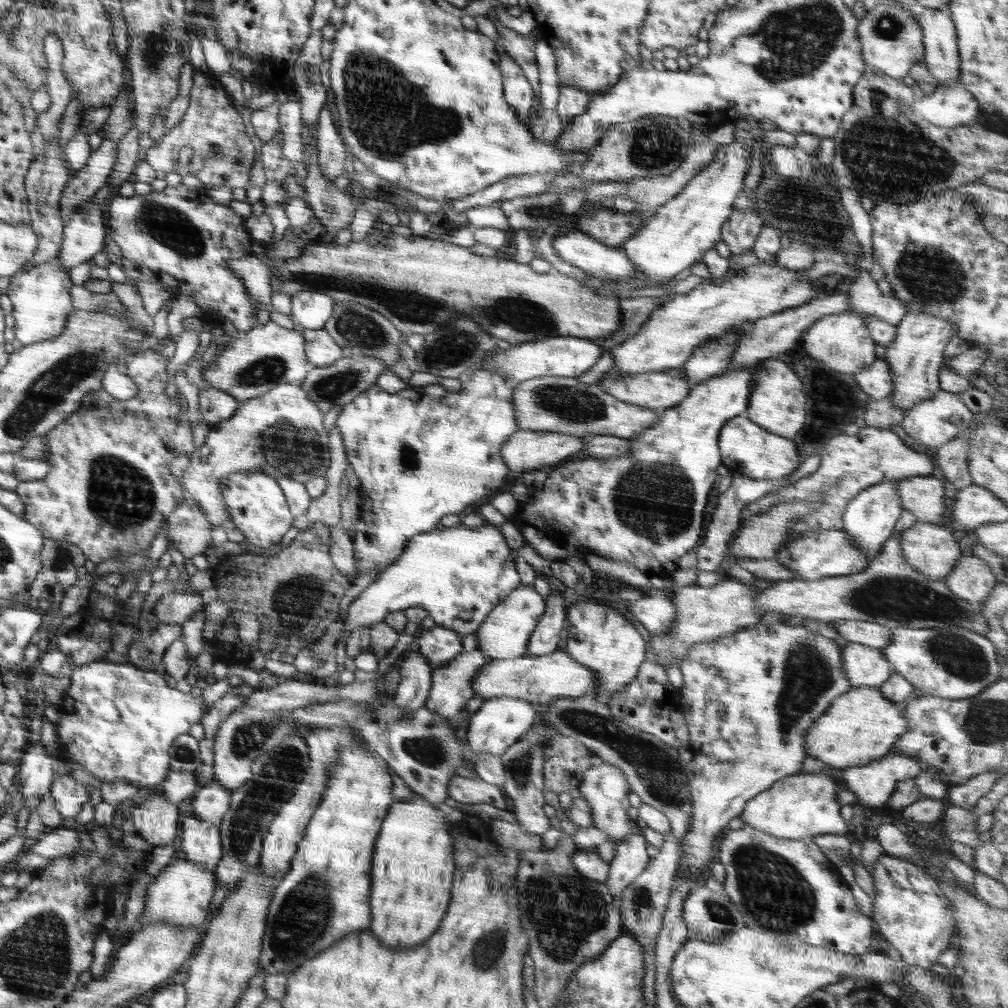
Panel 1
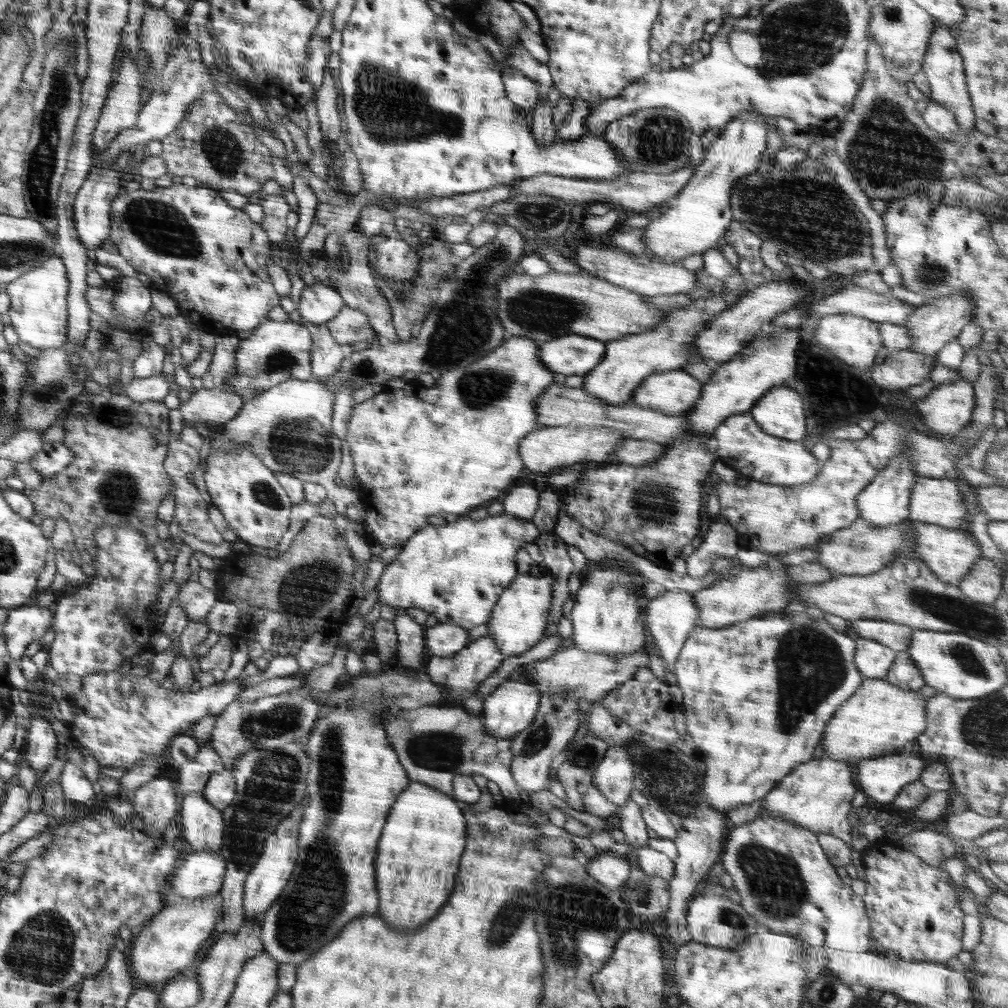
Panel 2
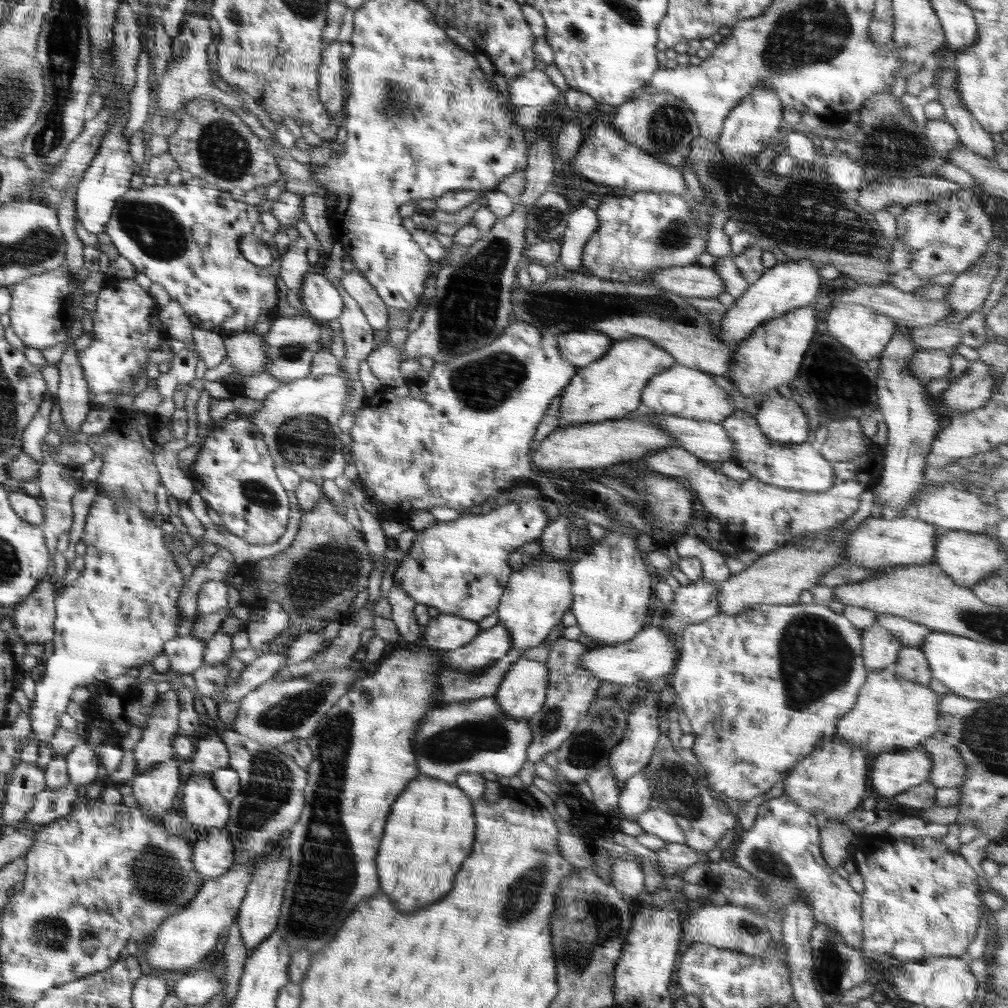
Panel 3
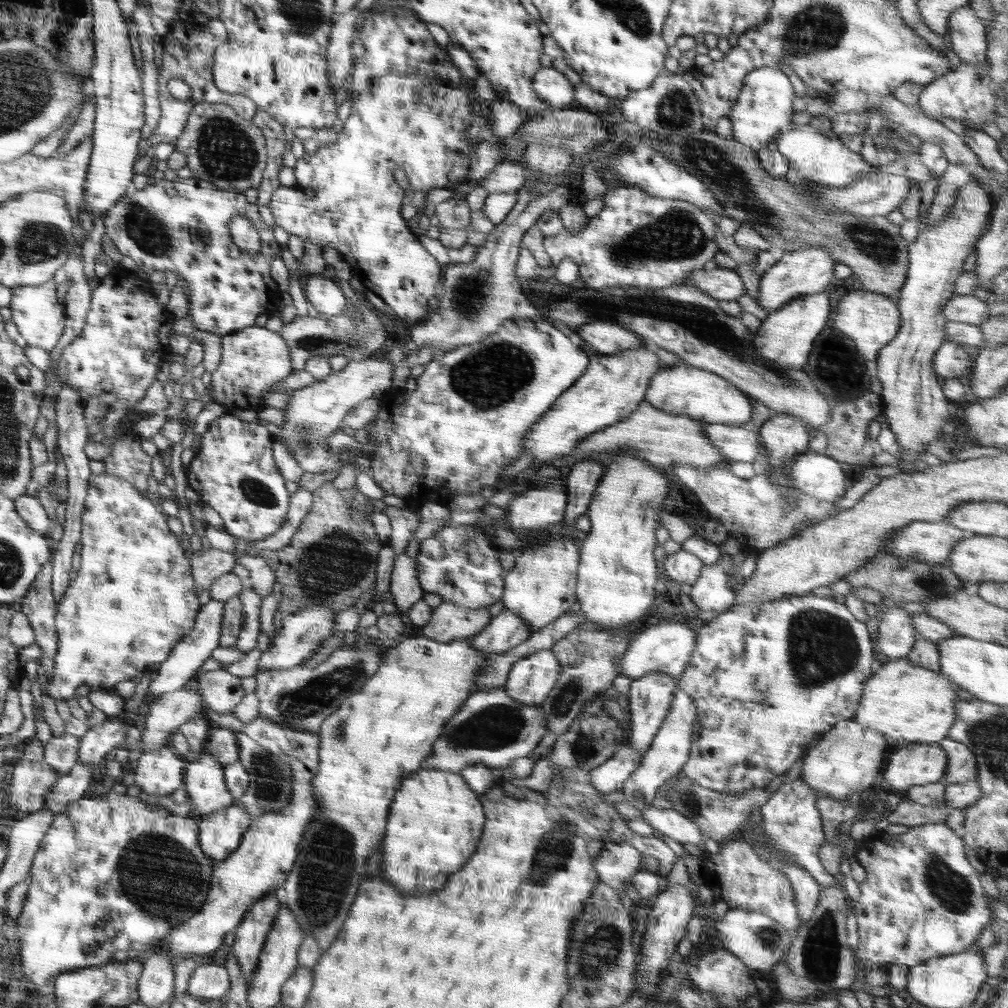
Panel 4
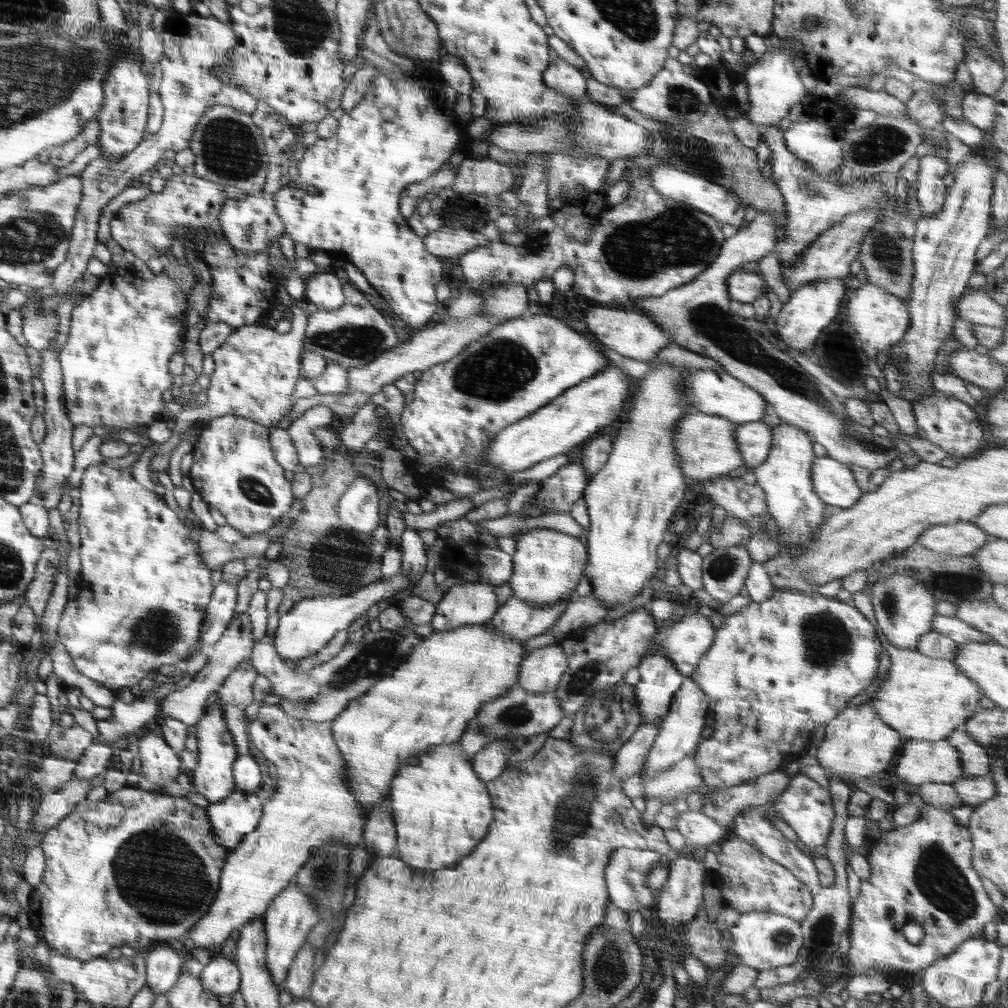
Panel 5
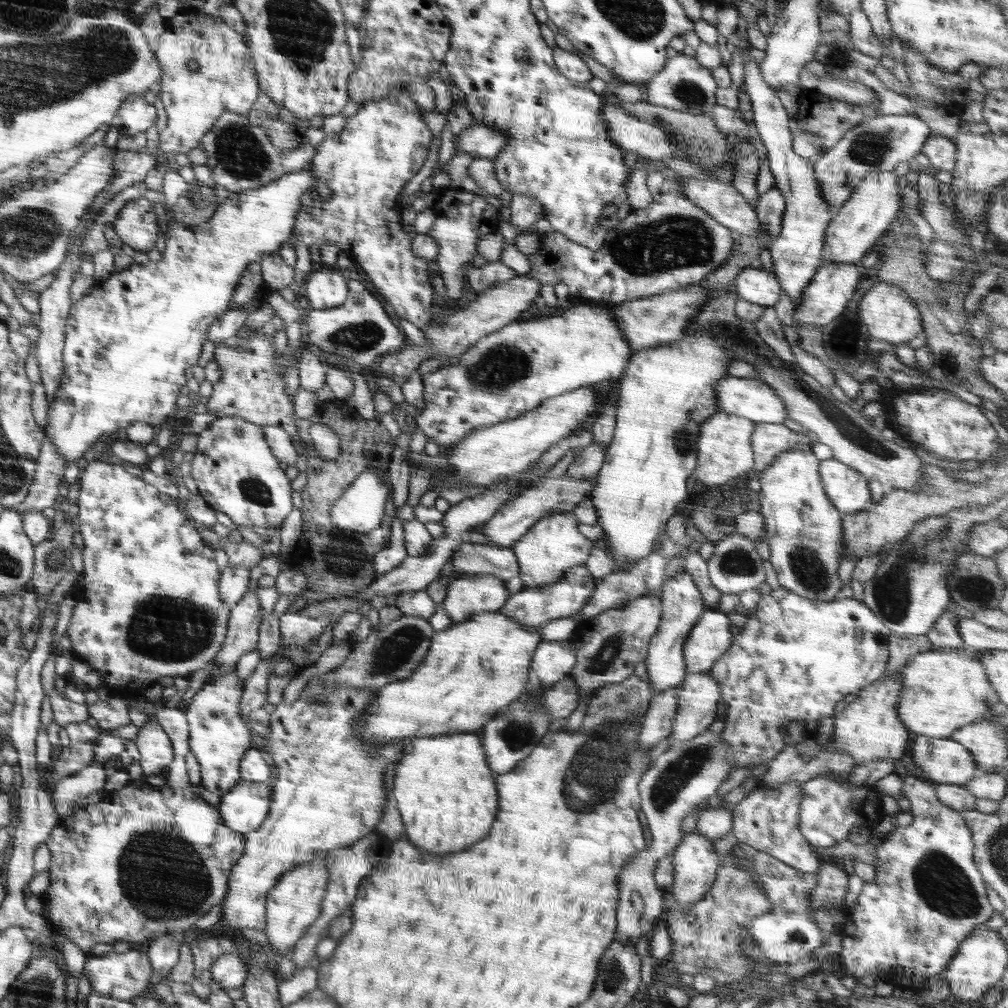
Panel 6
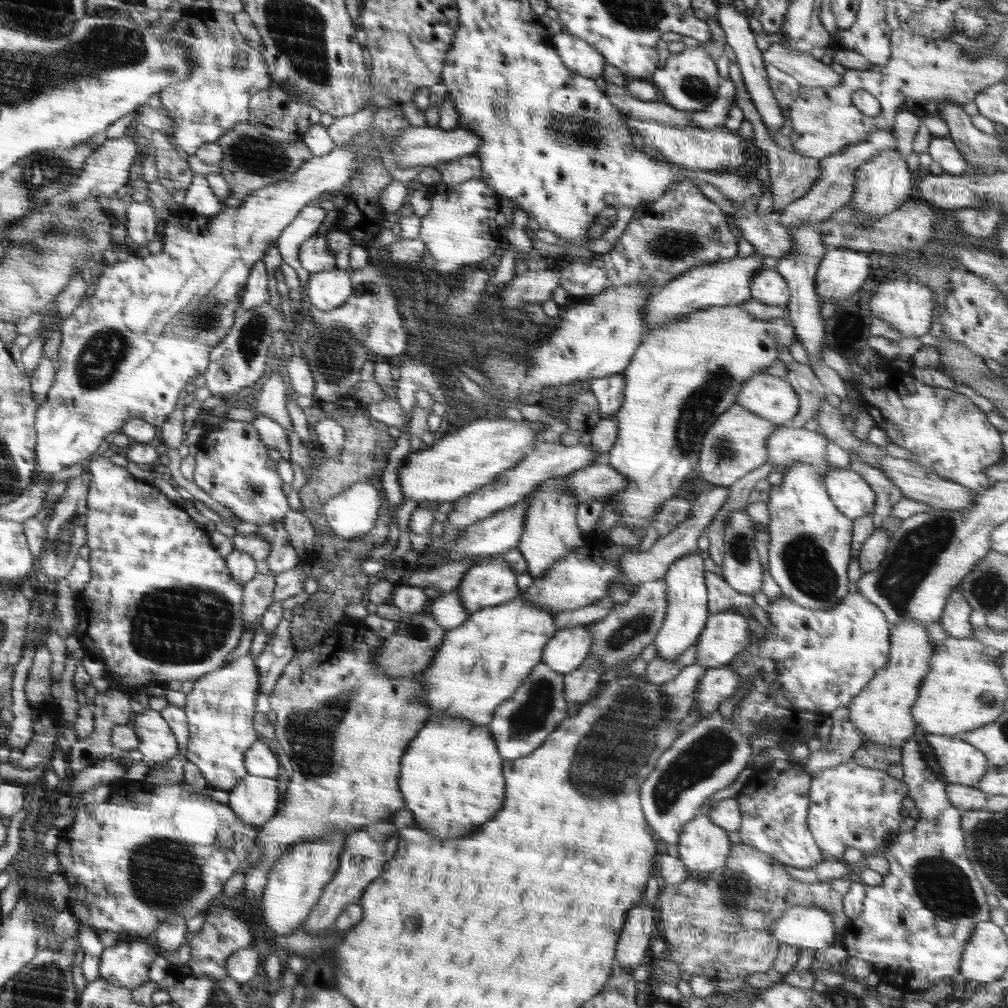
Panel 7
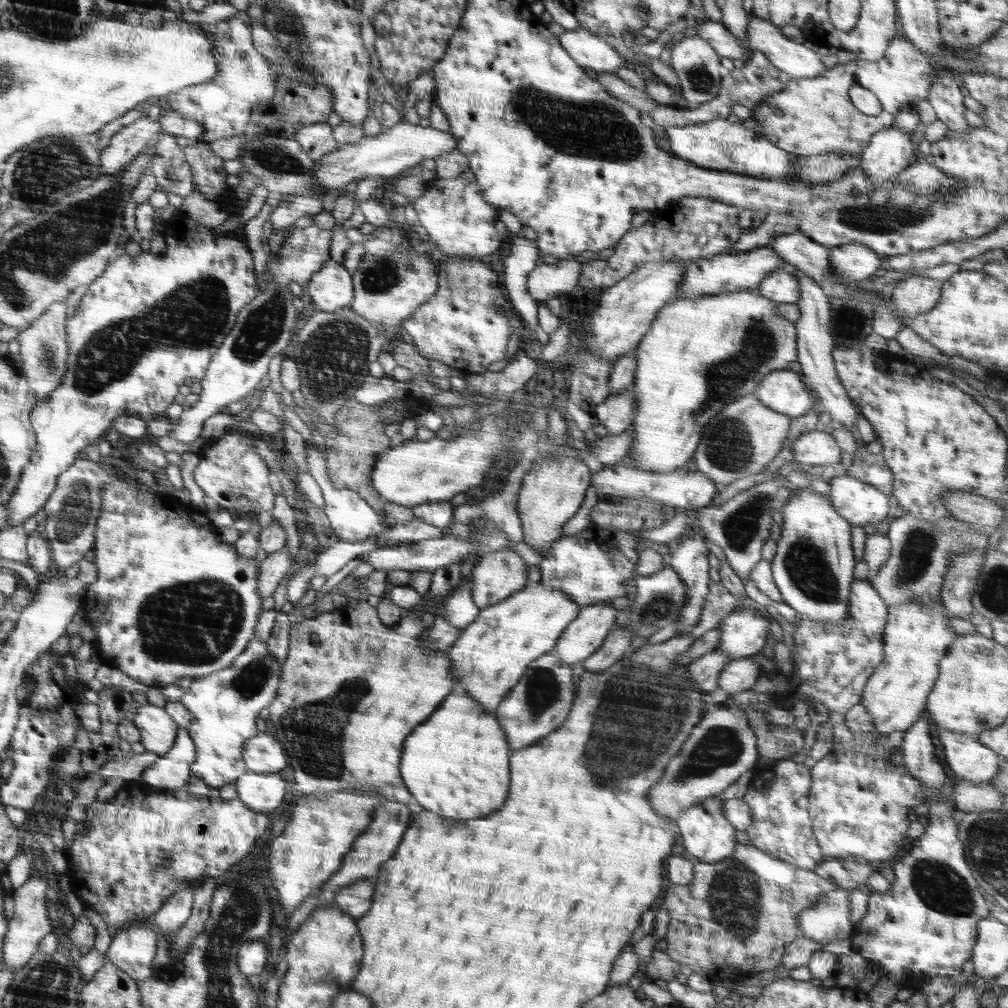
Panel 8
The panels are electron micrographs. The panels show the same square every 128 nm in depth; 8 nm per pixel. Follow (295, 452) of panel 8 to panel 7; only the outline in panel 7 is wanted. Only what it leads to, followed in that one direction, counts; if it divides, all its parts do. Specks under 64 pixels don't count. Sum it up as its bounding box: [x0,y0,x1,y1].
[223,372,294,435]

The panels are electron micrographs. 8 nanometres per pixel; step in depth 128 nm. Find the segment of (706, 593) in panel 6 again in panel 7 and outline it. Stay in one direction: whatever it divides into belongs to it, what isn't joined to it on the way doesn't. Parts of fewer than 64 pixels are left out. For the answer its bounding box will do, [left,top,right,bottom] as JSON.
[705,570,755,615]

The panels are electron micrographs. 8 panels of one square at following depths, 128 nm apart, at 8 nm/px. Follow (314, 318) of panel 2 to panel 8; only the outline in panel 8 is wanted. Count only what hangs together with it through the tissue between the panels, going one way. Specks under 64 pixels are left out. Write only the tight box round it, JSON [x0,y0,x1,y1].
[306,260,353,311]

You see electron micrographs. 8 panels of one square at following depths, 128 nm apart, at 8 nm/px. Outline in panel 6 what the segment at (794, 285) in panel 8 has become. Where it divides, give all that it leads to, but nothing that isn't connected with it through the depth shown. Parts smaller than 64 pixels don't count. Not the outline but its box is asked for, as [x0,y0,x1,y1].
[736,267,782,307]

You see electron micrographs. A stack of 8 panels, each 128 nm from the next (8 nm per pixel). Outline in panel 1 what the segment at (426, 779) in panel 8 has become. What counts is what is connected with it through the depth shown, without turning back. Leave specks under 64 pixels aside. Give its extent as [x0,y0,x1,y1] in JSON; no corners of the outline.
[369,795,464,950]

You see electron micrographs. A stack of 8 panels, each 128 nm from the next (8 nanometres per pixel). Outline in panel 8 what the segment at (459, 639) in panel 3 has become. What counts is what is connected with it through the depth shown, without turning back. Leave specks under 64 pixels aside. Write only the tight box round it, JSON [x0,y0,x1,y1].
[471,548,528,609]

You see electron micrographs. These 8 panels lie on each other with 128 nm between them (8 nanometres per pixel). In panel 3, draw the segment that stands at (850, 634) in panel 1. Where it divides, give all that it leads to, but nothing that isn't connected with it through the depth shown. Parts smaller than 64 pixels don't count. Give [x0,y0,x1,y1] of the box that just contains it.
[874,615,932,647]

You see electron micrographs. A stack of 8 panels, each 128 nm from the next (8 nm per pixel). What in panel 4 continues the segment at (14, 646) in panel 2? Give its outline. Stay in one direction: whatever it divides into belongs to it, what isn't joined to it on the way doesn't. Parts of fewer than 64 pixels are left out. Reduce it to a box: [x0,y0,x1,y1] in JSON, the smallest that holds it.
[20,561,60,660]

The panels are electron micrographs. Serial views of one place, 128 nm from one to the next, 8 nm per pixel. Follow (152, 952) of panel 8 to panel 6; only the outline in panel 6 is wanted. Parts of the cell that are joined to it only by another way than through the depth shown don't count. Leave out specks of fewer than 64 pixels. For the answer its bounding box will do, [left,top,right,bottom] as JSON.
[83,948,153,1000]

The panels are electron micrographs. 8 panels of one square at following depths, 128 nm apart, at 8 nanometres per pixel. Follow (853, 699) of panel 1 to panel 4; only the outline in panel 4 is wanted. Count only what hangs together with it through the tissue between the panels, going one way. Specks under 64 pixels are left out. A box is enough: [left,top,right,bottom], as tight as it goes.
[851,657,960,749]

